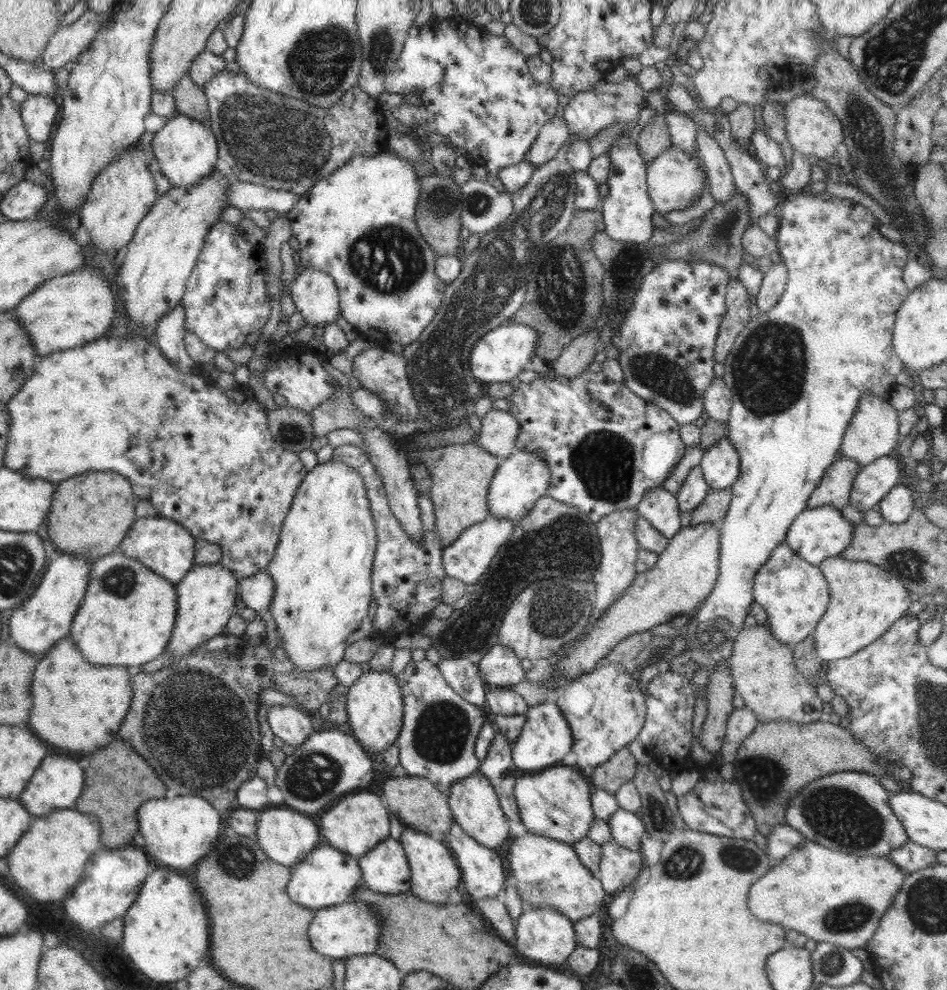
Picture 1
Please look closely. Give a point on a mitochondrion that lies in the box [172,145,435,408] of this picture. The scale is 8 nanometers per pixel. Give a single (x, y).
(387, 259)

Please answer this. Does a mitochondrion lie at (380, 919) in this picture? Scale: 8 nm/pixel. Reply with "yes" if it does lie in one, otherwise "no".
no

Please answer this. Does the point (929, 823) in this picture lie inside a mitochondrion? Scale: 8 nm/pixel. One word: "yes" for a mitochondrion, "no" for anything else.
no

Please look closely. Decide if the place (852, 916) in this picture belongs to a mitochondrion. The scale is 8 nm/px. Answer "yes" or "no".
yes

